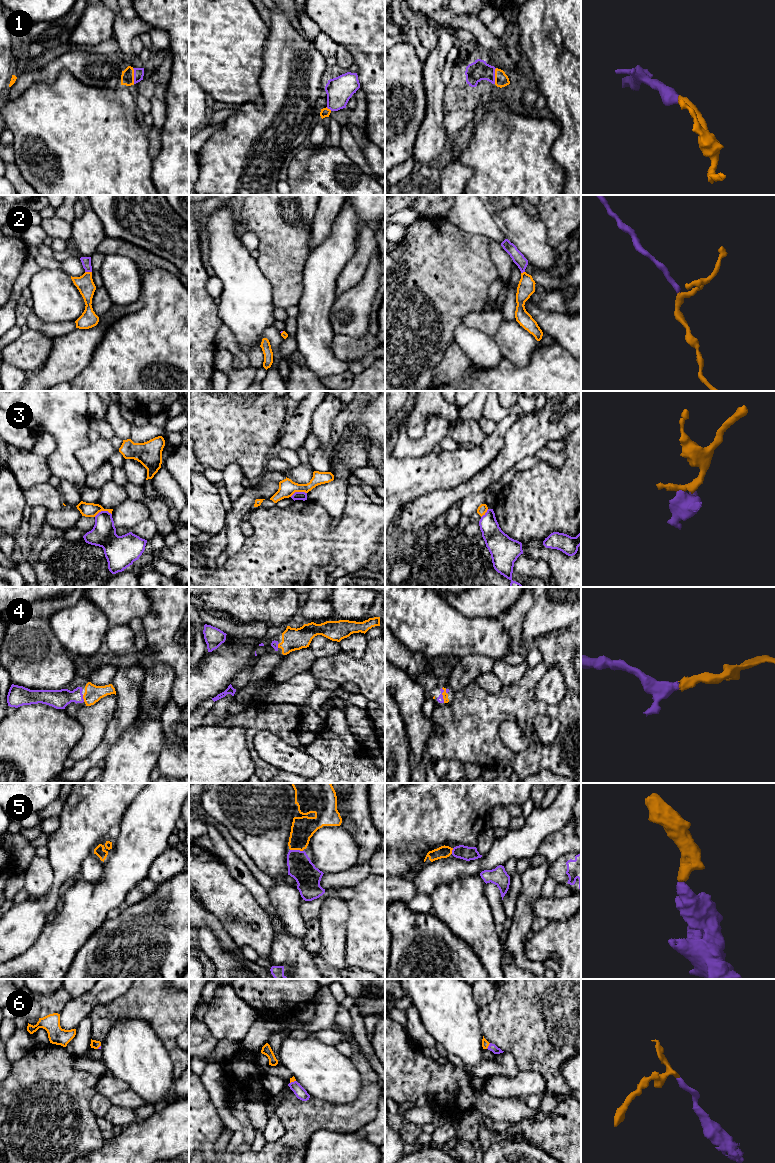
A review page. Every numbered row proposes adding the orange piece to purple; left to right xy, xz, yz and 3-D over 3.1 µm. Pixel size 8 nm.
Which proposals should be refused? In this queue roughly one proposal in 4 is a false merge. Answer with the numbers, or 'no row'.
3

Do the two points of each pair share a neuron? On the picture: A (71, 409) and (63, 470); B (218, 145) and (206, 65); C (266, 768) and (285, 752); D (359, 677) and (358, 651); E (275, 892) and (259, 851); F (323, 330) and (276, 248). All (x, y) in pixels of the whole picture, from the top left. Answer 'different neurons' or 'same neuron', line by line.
A: same neuron
B: different neurons
C: different neurons
D: different neurons
E: different neurons
F: different neurons

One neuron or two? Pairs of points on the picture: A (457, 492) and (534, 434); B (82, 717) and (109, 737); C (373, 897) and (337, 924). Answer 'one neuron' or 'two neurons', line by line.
A: one neuron
B: two neurons
C: two neurons

